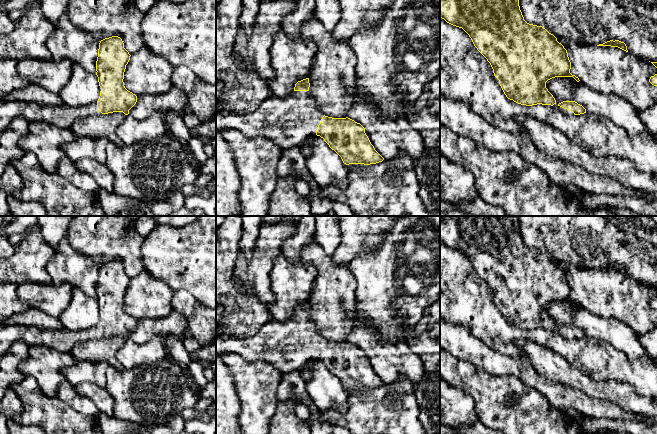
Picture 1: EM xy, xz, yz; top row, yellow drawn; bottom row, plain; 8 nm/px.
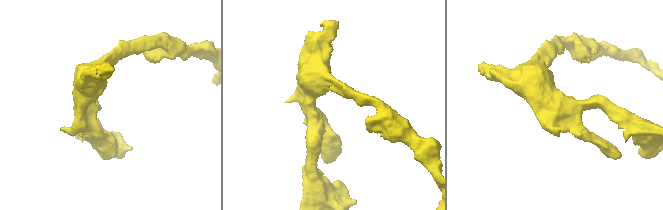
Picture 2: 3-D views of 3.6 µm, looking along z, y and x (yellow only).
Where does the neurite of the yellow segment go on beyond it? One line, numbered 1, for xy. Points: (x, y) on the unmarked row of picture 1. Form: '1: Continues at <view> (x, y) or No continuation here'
1: Continues at xy (62, 340)

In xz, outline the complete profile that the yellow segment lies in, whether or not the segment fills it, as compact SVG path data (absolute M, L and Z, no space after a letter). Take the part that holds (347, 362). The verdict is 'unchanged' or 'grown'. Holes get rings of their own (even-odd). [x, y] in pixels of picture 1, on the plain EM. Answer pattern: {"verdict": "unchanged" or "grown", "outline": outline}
{"verdict": "grown", "outline": "M309 302L298 305L292 318L281 322L270 320L254 336L249 338L216 337L216 356L220 357L226 352L232 352L249 362L265 361L271 363L282 374L299 370L309 360L317 359L324 363L346 389L370 389L382 386L384 382L371 368L365 357L365 352L348 341L332 342L316 334L314 323L309 317L309 311Z"}

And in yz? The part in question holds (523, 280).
{"verdict": "unchanged", "outline": "M454 216L440 220L440 242L462 252L469 259L474 270L490 287L506 321L518 328L553 330L556 324L546 312L548 304L555 301L573 301L577 306L580 305L570 297L571 286L567 274L557 262L544 251L529 248L524 244L519 230L518 216Z"}

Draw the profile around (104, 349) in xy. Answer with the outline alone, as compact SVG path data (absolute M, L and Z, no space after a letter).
M123 336L88 339L76 343L70 353L75 360L104 361L117 370L123 370L124 367L117 359L116 354L125 340Z

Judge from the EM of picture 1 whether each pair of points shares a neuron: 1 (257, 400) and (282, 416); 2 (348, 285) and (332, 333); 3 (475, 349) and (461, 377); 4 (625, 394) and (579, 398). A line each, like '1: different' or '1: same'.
1: different
2: same
3: different
4: different

